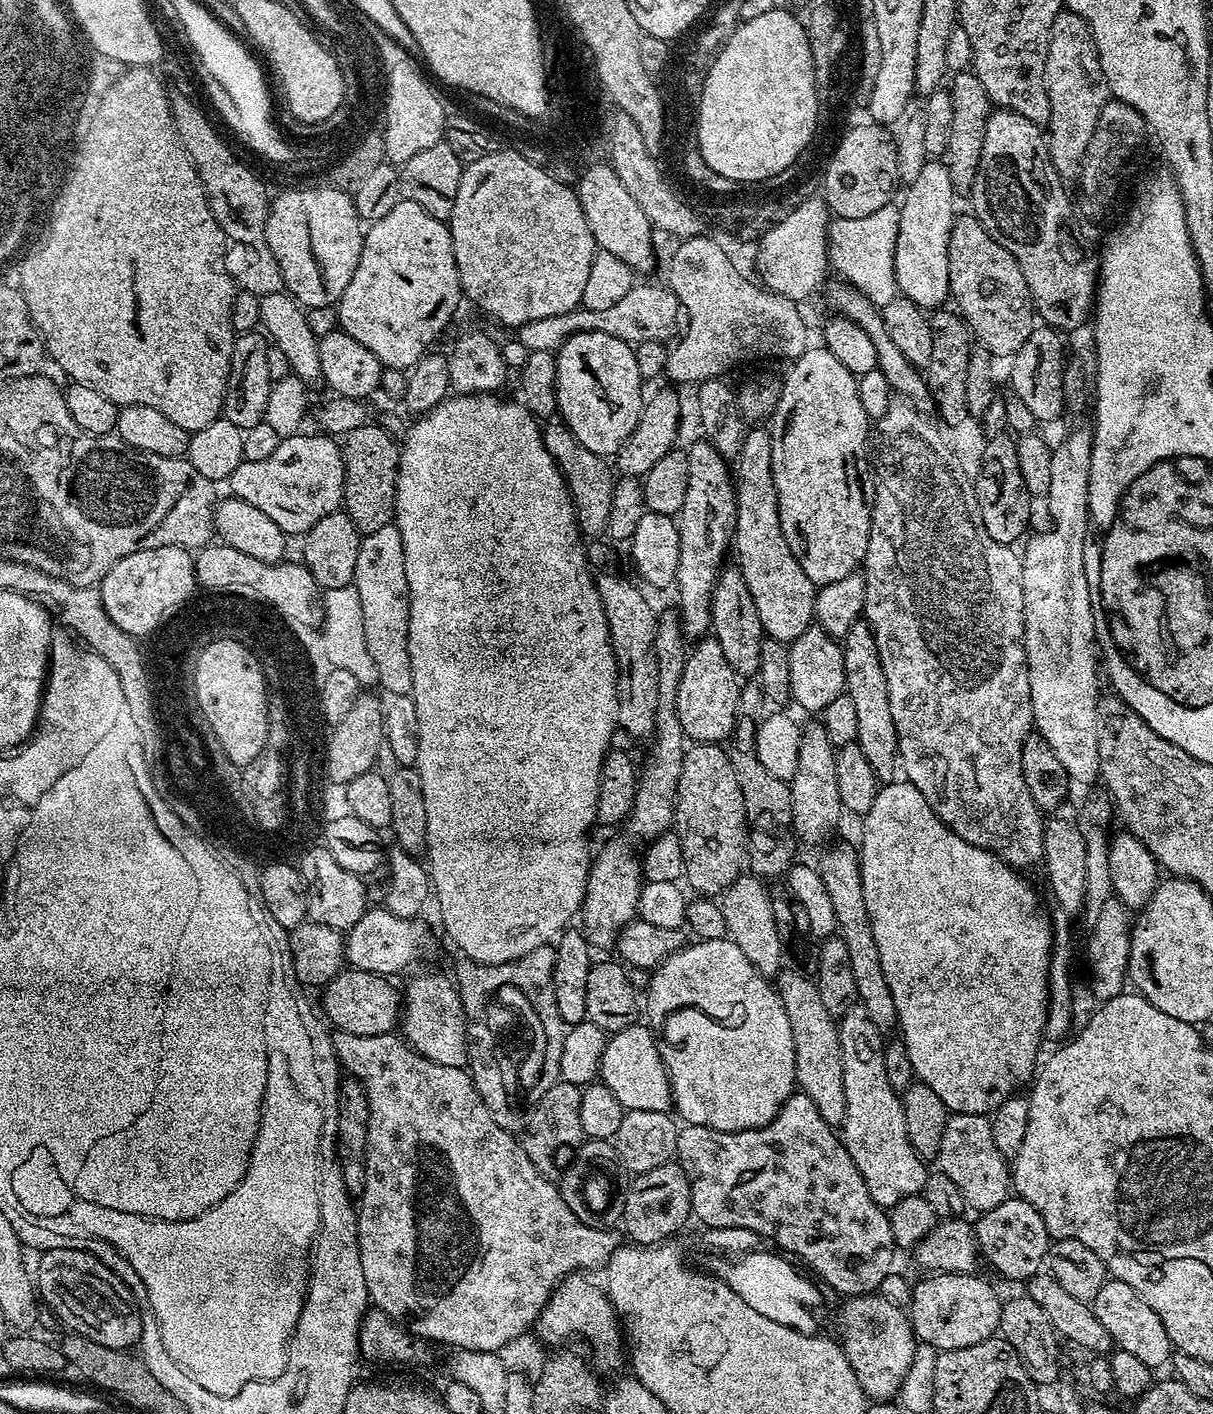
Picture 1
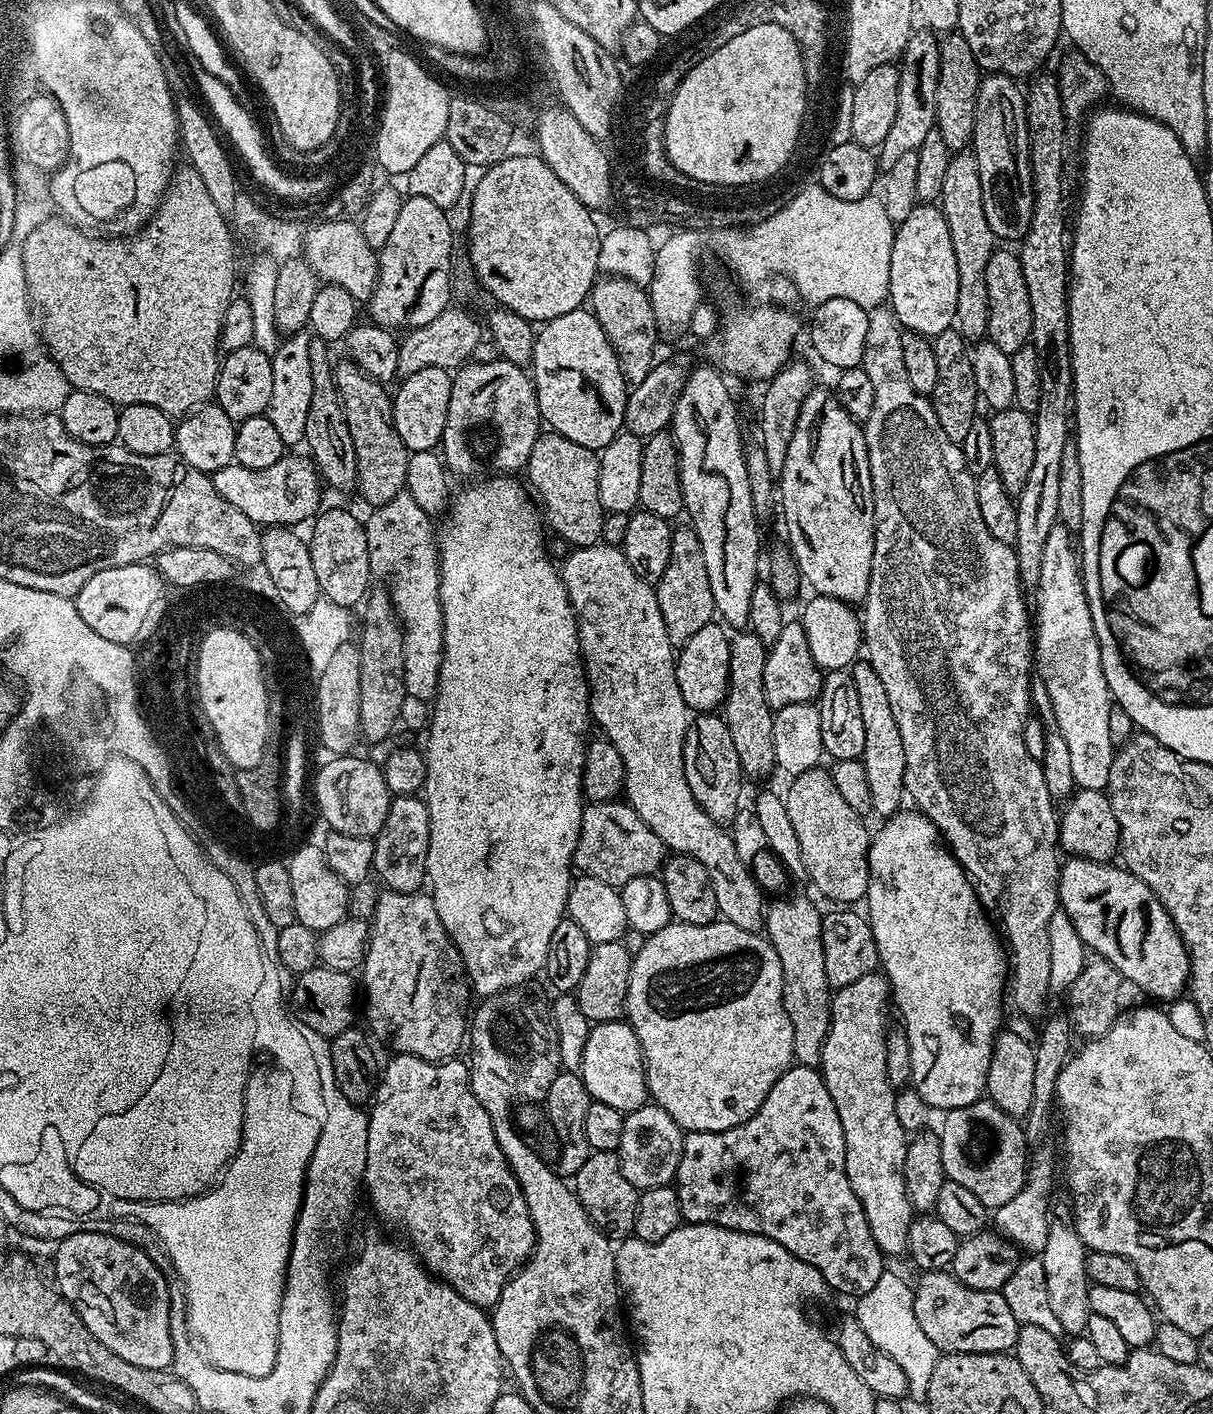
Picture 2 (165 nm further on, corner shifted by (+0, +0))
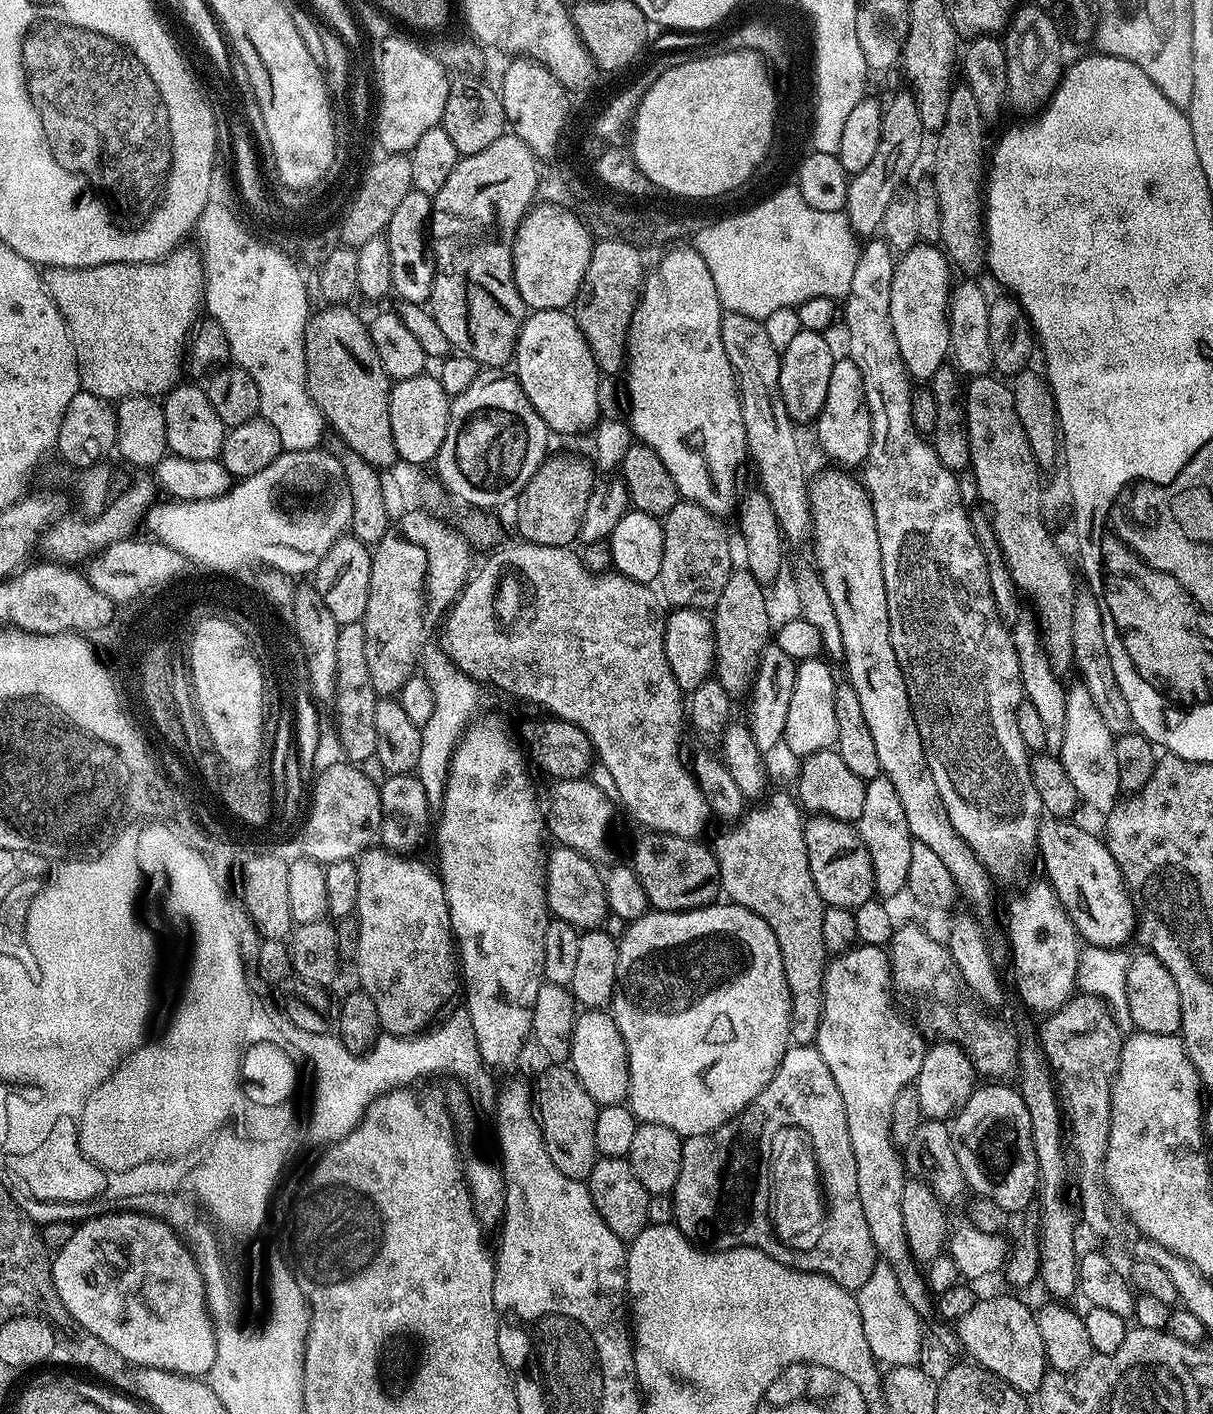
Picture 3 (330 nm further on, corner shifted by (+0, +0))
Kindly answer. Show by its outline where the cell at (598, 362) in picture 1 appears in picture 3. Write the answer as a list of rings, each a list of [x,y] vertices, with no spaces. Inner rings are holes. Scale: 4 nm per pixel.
[[[562,308],[533,311],[525,319],[516,343],[514,375],[536,413],[553,433],[576,436],[579,432],[591,433],[596,428],[602,416],[602,373],[571,311]]]

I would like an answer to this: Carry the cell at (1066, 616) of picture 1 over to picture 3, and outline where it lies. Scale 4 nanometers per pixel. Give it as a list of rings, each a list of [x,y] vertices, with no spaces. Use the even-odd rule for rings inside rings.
[[[1081,682],[1075,684],[1067,689],[1066,738],[1062,738],[1062,750],[1058,755],[1081,801],[1094,811],[1106,814],[1122,796],[1118,762],[1114,759],[1114,734],[1094,706],[1086,686]]]

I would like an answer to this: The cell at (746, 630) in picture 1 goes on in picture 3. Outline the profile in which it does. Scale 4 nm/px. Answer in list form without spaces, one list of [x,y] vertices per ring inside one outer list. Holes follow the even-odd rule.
[[[688,246],[688,248],[676,248],[673,247],[671,250],[673,252],[668,252],[660,260],[660,265],[656,269],[649,271],[647,273],[645,282],[644,282],[644,291],[640,298],[640,304],[634,310],[634,318],[632,319],[632,325],[628,331],[628,359],[626,361],[626,377],[628,376],[628,404],[632,407],[632,418],[630,418],[630,425],[632,429],[632,435],[637,441],[646,446],[650,446],[658,454],[658,458],[662,458],[662,466],[666,466],[666,470],[670,470],[670,478],[674,478],[674,486],[679,490],[681,497],[685,501],[690,503],[696,503],[698,506],[705,509],[705,511],[712,513],[716,518],[723,518],[722,516],[726,515],[728,511],[735,509],[738,504],[738,497],[736,498],[736,475],[740,472],[740,467],[743,466],[744,462],[749,459],[749,454],[747,450],[746,442],[746,429],[743,425],[742,420],[742,406],[739,404],[739,390],[736,388],[736,376],[732,372],[732,366],[730,360],[726,356],[726,350],[723,349],[722,342],[722,326],[720,325],[722,309],[720,307],[720,299],[718,298],[718,290],[714,286],[714,278],[710,278],[710,269],[706,266],[706,262],[702,262],[702,258],[695,252],[693,247]]]

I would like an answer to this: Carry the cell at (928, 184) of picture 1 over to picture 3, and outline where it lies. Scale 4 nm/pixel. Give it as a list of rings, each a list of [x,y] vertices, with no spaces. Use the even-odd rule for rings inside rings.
[[[917,242],[909,252],[903,253],[896,260],[894,283],[890,285],[890,322],[894,326],[894,339],[898,341],[898,354],[902,354],[902,362],[908,375],[917,381],[920,379],[920,382],[931,381],[932,375],[939,368],[945,367],[950,356],[948,301],[954,287],[952,274],[954,275],[954,272],[948,257],[934,244]]]

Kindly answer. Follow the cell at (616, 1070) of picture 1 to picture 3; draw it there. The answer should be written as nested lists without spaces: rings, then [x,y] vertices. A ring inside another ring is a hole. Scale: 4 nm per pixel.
[[[584,1010],[577,1015],[572,1035],[570,1067],[578,1082],[582,1082],[586,1094],[594,1098],[597,1106],[623,1104],[627,1101],[630,1066],[626,1042],[622,1038],[622,1030],[618,1030],[614,1022],[611,1011]]]

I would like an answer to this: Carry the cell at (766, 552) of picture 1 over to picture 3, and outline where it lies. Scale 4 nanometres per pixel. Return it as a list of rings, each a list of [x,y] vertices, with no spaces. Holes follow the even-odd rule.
[[[800,329],[792,341],[781,349],[779,392],[786,414],[797,425],[811,425],[825,405],[827,387],[830,386],[831,371],[836,353],[823,333]]]

